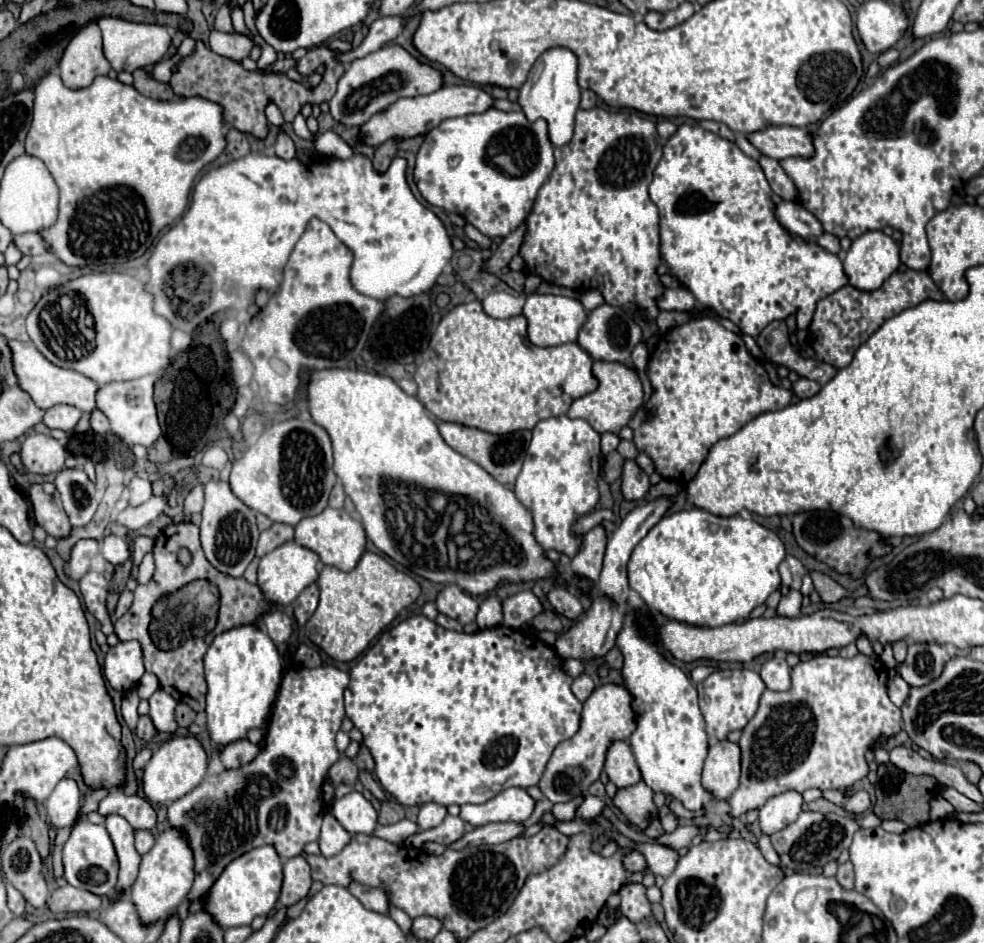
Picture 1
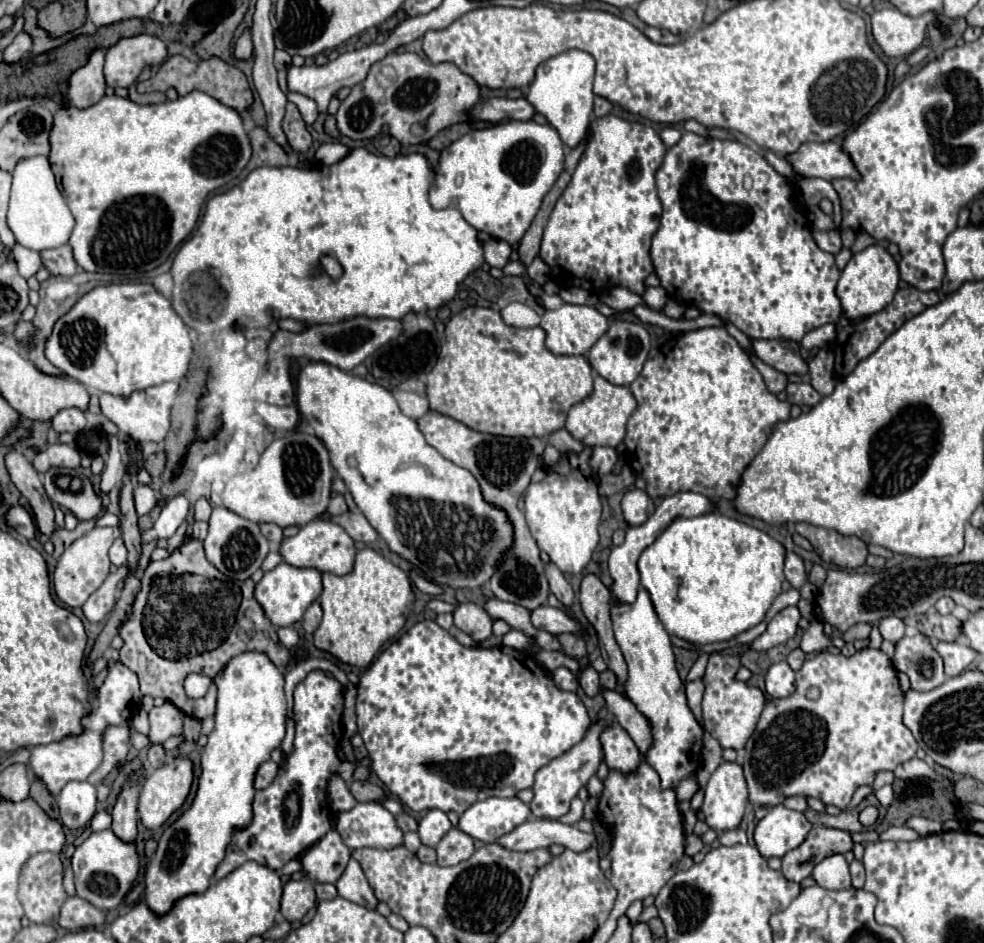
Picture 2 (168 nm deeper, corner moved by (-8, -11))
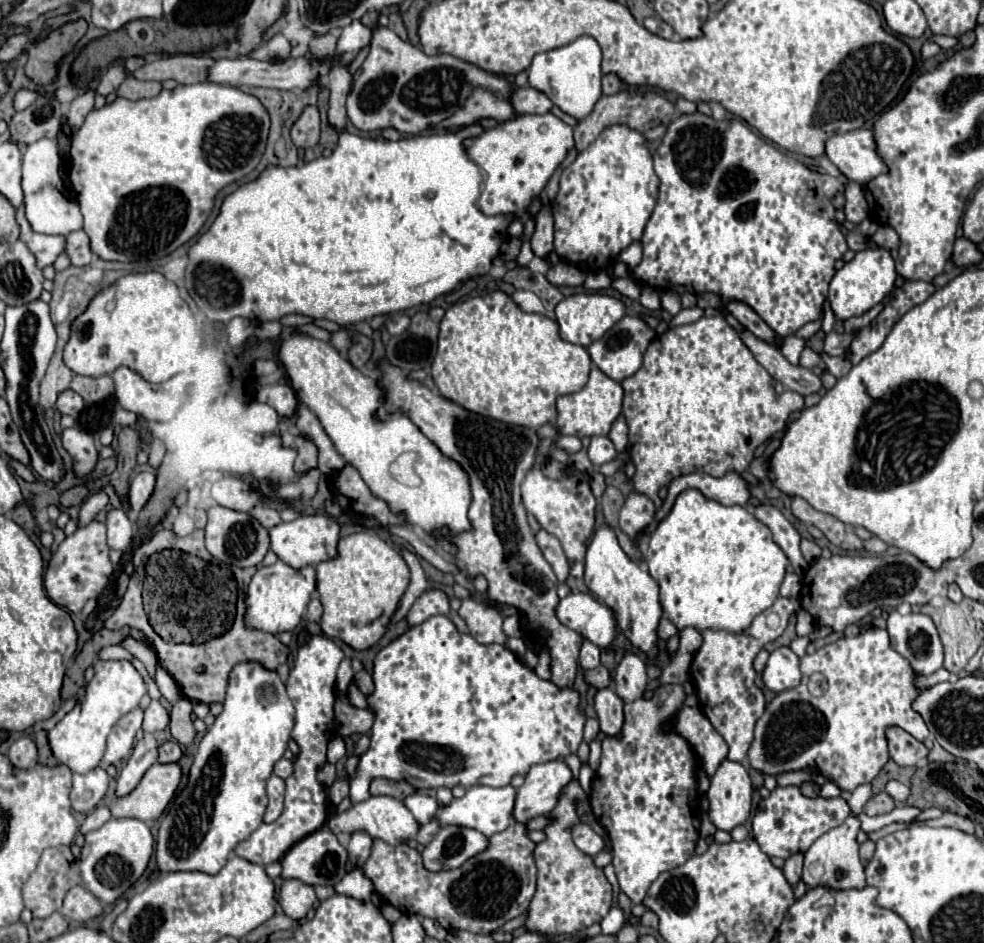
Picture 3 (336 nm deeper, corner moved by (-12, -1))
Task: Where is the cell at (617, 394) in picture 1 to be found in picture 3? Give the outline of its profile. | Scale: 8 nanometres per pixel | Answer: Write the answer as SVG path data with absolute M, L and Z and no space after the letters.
M592 365L590 379L580 391L562 395L556 399L558 417L556 417L554 427L560 431L560 435L576 435L580 439L594 437L594 435L608 435L612 423L622 413L622 397L624 397L622 385L618 381L612 381L610 377L600 373L600 369L596 369L596 365Z

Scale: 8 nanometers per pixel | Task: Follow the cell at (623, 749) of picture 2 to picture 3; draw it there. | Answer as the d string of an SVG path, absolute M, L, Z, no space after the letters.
M604 687L598 689L598 693L594 695L594 707L598 713L598 721L600 721L600 729L606 735L616 735L620 733L620 725L624 721L624 703L620 701L620 697L616 697L614 689Z

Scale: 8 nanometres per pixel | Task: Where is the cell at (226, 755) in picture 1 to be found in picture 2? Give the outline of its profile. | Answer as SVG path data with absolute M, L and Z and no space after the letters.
M264 761L258 771L256 771L256 777L254 777L254 787L256 789L264 789L272 783L272 779L276 777L276 771L278 771L278 765L274 761Z

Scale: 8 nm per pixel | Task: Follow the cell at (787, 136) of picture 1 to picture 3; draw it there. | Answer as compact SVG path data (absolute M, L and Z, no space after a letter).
M856 129L830 137L826 141L826 157L858 185L866 185L880 173L888 173L888 165L876 151L872 129Z

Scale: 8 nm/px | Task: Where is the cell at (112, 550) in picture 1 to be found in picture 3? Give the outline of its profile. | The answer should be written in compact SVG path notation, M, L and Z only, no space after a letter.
M110 509L106 513L106 529L108 529L108 547L126 551L130 547L134 525L124 509Z

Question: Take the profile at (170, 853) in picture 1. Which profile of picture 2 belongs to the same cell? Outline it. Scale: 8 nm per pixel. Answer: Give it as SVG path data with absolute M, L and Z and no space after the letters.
M244 651L232 657L220 675L214 679L218 687L218 705L214 715L214 731L208 735L208 745L202 751L202 775L198 779L198 791L192 807L174 821L158 839L158 849L152 855L148 873L146 873L146 905L156 915L166 915L174 903L186 895L204 893L210 885L210 879L224 859L226 845L230 843L232 831L236 827L246 827L252 819L252 795L254 795L254 773L256 767L270 759L270 751L276 749L286 733L286 695L284 695L284 675L260 651Z

